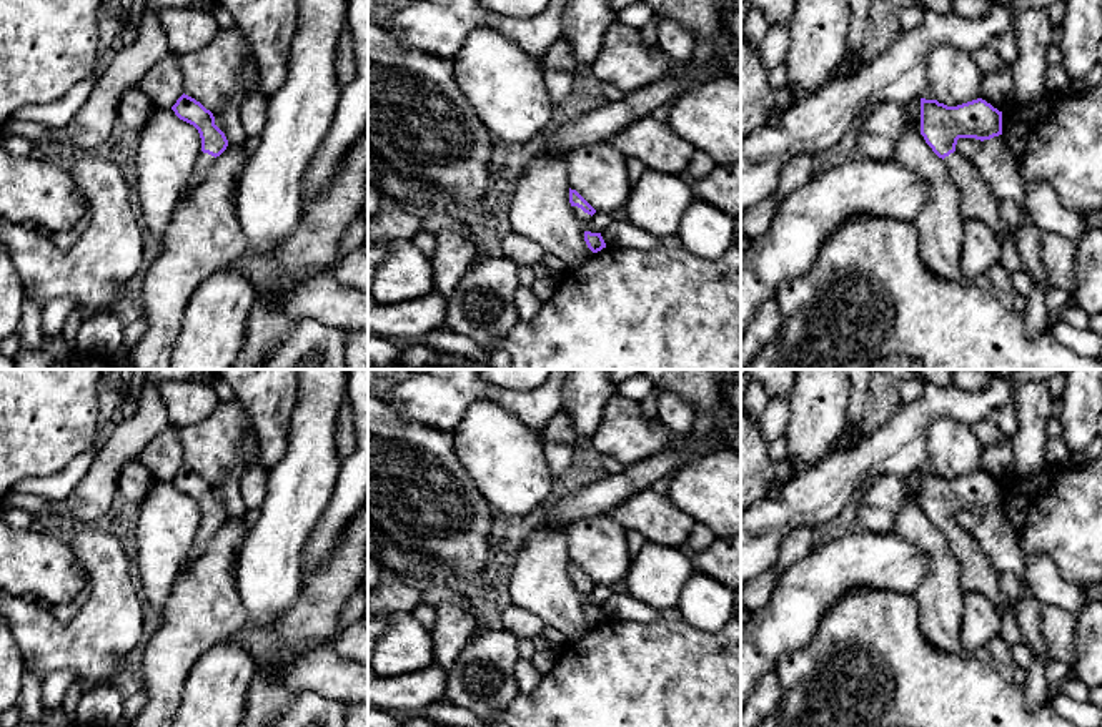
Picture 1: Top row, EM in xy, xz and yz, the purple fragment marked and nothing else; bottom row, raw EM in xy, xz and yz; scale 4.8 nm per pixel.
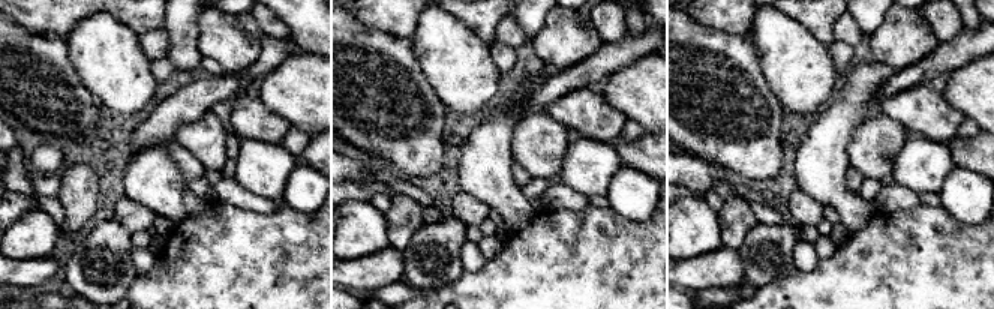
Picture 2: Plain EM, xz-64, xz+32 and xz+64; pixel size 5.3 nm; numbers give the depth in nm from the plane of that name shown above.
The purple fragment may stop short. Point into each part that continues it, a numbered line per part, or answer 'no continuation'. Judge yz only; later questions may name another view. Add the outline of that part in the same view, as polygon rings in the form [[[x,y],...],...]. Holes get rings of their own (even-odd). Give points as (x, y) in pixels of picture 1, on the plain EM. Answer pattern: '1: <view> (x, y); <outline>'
1: yz (977, 573); [[[959,522],[946,529],[944,534],[961,564],[961,587],[964,592],[984,594],[1002,614],[1005,604],[999,591],[999,572],[980,551],[977,541]]]

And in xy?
1: xy (203, 534); [[[200,526],[196,531],[196,537],[193,542],[193,551],[190,559],[186,561],[185,567],[181,572],[186,572],[193,567],[195,561],[206,551],[206,546],[210,542],[210,539],[213,537],[215,529],[208,527],[208,526]]]

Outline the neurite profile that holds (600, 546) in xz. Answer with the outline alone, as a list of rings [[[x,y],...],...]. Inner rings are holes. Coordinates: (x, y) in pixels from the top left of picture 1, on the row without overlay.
[[[611,514],[568,526],[566,542],[569,561],[576,562],[596,586],[613,586],[626,577],[631,562],[628,529]]]

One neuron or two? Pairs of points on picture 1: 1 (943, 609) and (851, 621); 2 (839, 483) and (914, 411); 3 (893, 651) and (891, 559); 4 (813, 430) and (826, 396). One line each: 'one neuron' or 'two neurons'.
1: two neurons
2: one neuron
3: two neurons
4: one neuron

